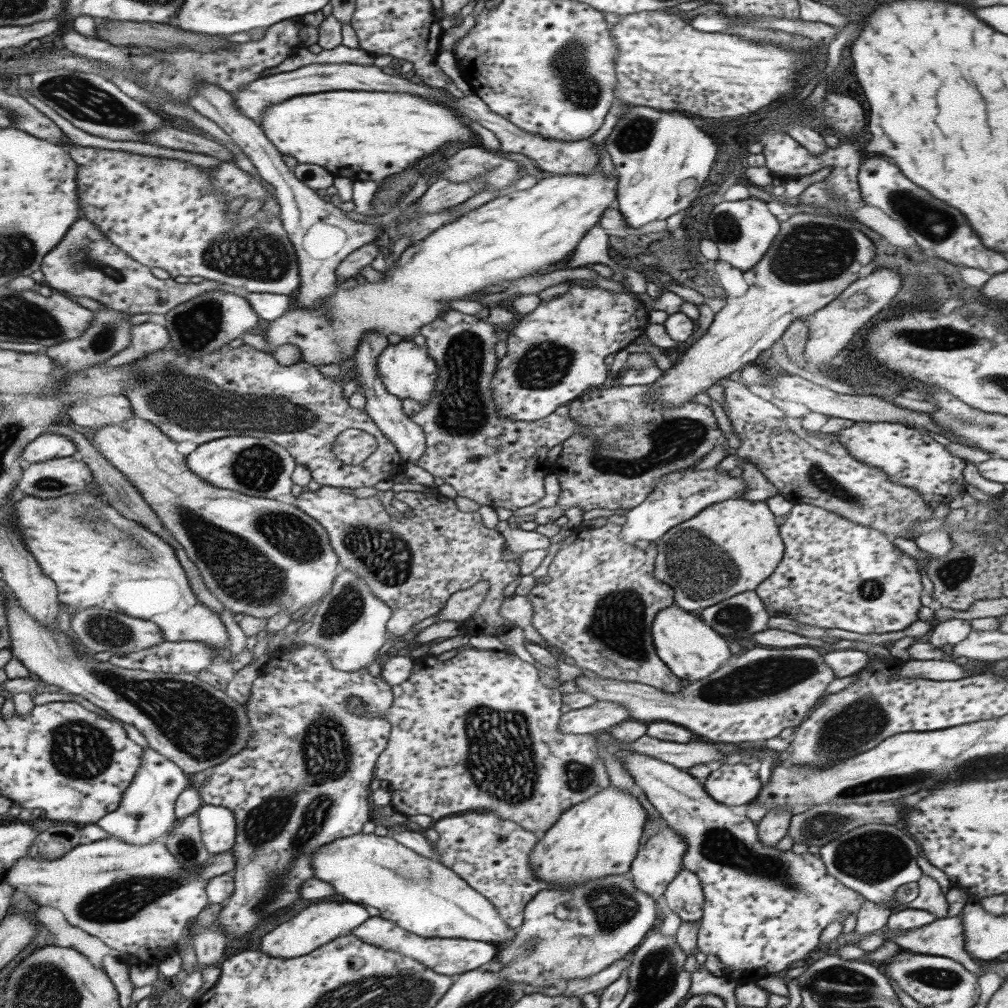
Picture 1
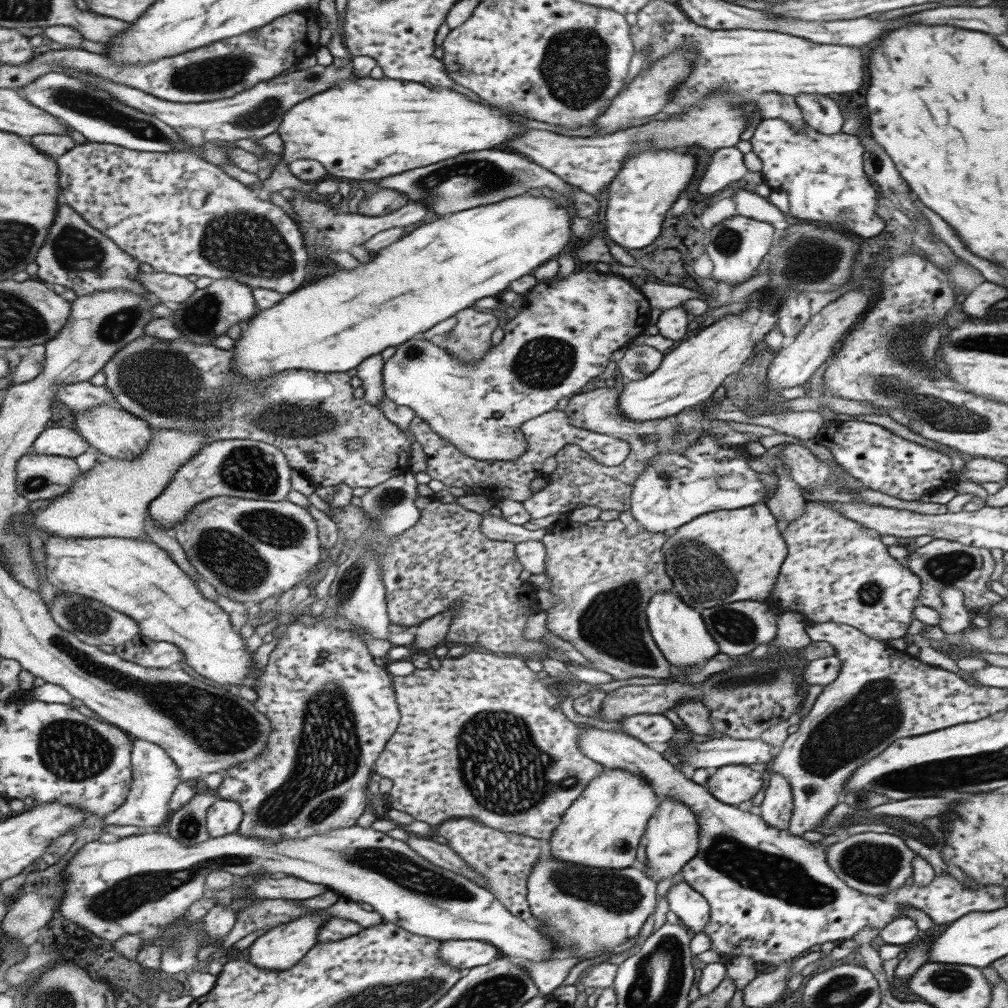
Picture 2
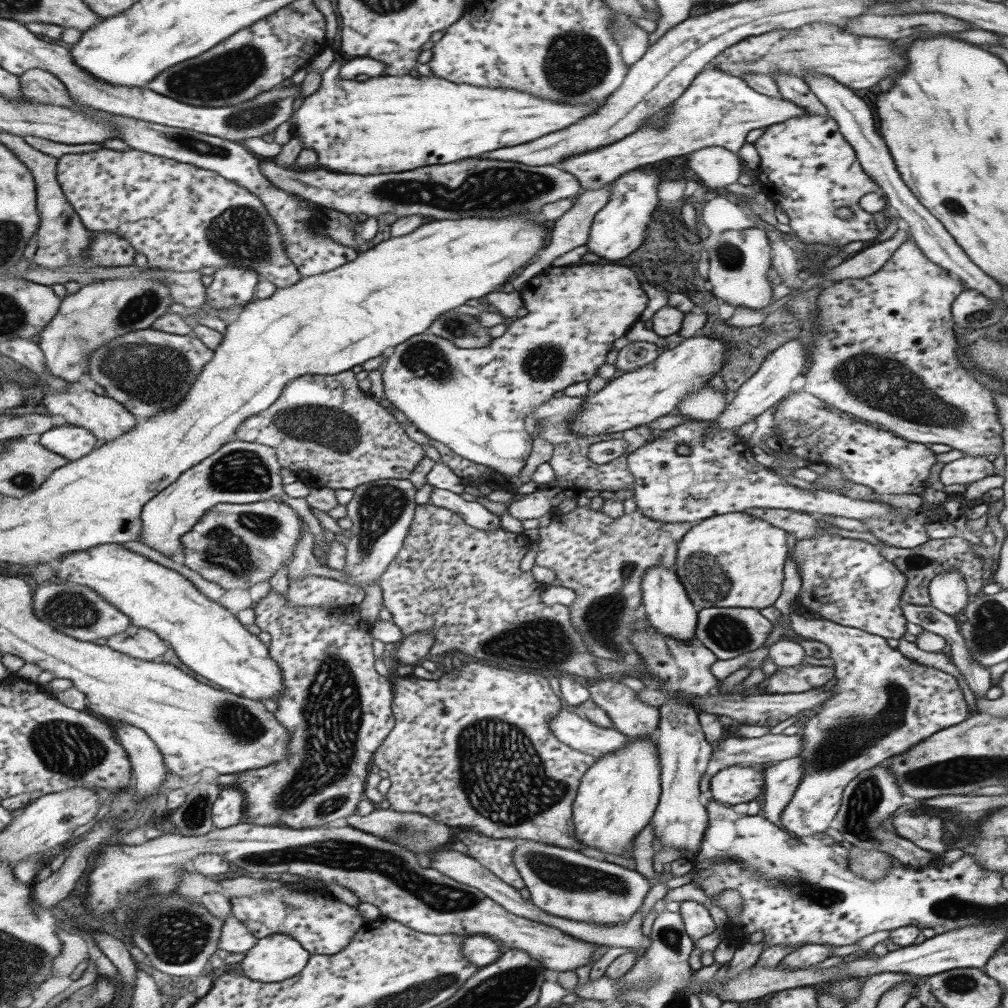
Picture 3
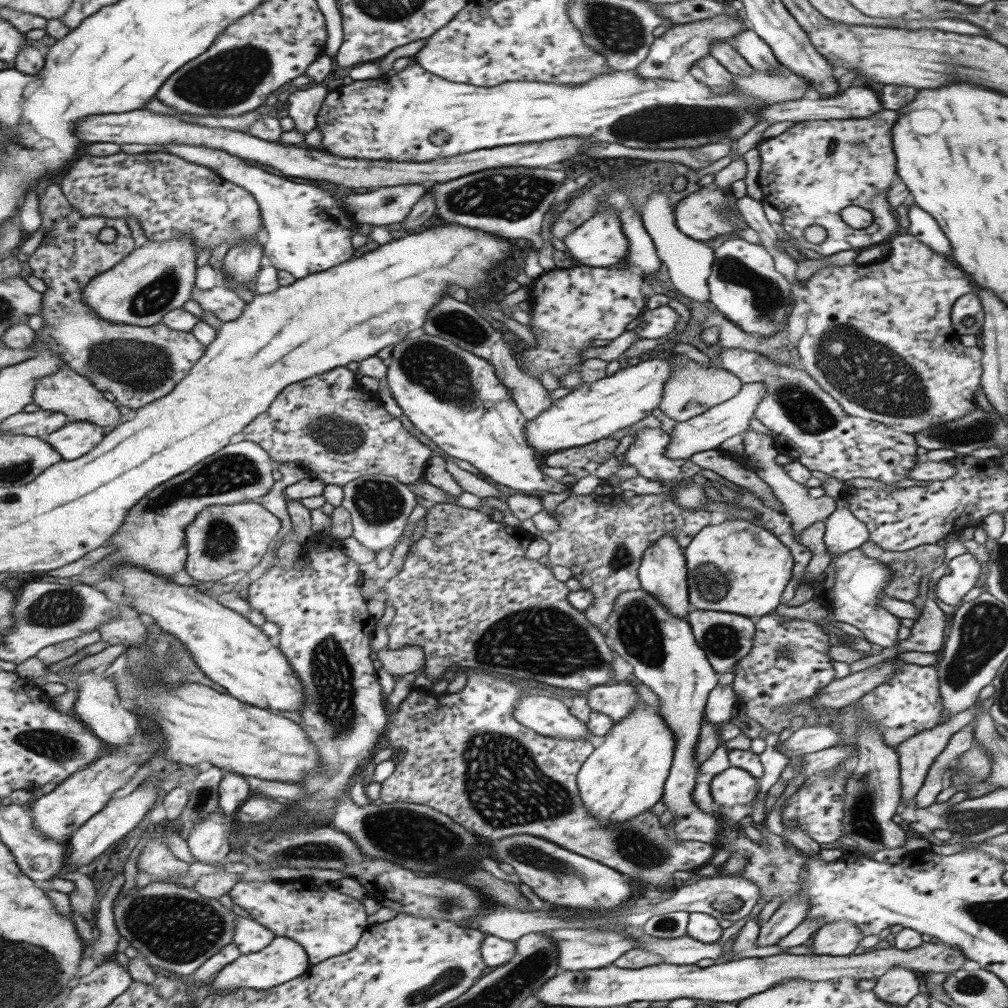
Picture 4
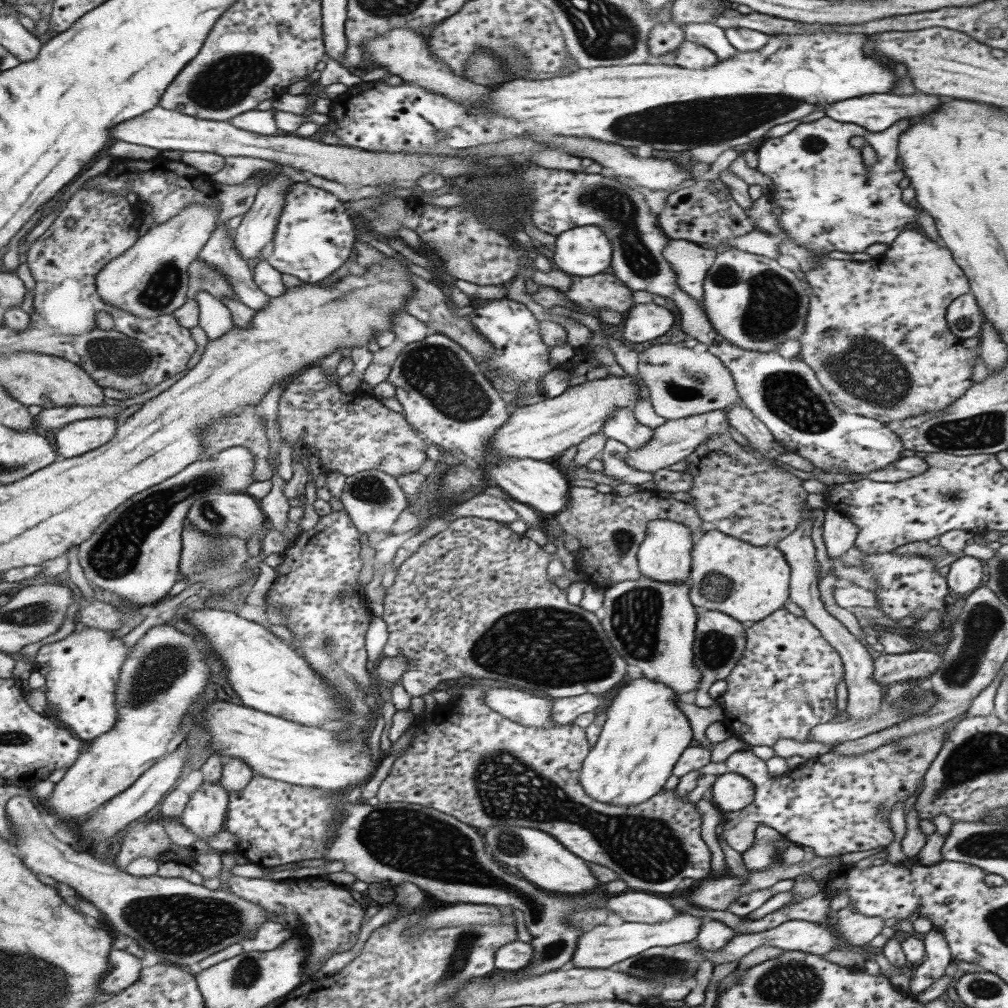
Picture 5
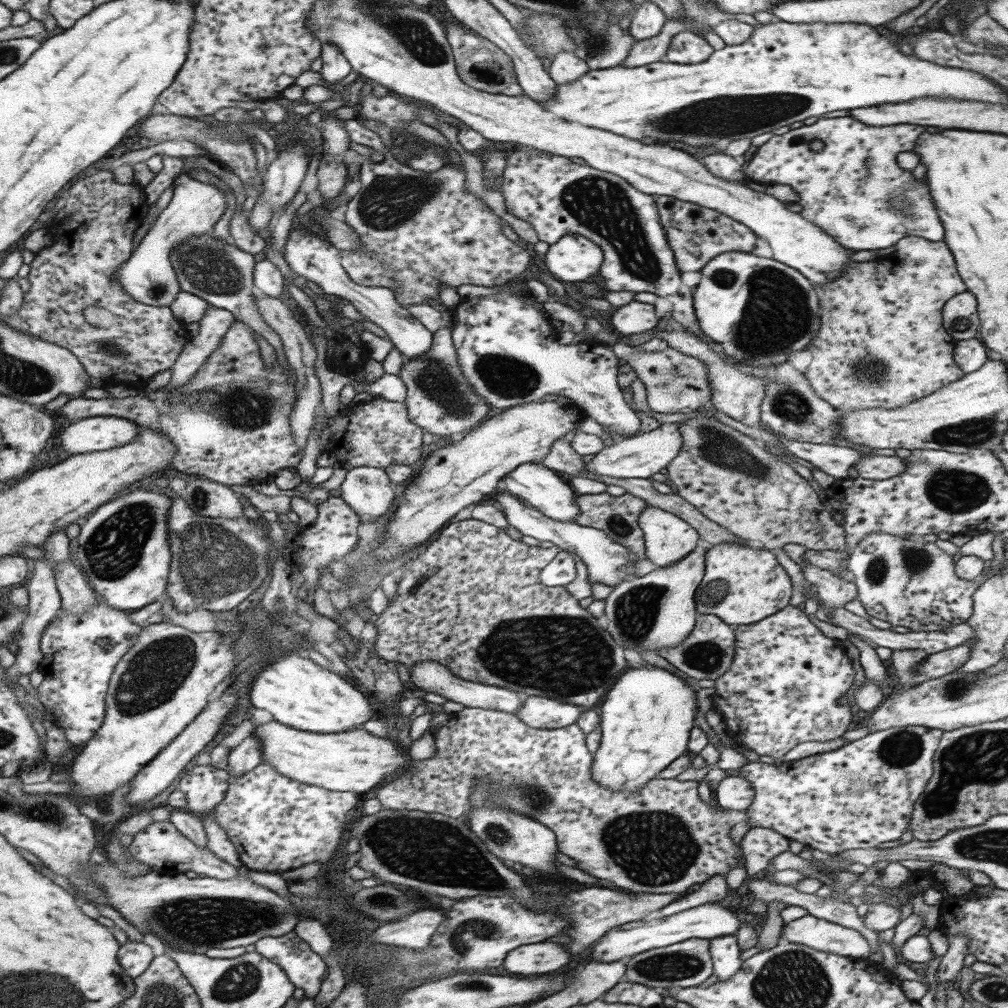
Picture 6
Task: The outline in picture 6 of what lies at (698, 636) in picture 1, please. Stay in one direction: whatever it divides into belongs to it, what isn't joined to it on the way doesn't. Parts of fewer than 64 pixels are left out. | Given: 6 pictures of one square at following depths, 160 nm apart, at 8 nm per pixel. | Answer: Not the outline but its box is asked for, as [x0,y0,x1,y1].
[637,502,699,568]

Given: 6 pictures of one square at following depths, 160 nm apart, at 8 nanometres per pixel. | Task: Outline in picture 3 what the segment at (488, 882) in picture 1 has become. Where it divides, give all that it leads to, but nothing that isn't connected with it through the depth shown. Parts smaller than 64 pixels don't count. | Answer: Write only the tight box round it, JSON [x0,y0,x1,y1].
[455,828,524,890]

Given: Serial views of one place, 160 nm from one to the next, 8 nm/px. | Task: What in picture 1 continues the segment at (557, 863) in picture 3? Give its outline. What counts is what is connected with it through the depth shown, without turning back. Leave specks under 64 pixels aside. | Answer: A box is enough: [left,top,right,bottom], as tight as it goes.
[493,874,655,988]

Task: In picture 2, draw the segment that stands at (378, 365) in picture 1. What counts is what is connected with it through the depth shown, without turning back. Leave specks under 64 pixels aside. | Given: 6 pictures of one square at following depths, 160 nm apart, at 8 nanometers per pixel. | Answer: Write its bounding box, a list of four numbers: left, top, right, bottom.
[382,271,650,460]

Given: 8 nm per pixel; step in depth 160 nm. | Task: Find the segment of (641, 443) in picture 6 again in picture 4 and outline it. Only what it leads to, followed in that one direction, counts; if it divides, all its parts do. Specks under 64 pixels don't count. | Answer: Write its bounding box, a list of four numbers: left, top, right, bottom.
[665,383,766,460]

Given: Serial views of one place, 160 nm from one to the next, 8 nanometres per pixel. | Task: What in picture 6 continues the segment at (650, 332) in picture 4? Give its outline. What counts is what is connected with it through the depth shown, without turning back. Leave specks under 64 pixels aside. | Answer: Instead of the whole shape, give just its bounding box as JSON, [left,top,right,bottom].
[611,300,659,340]

